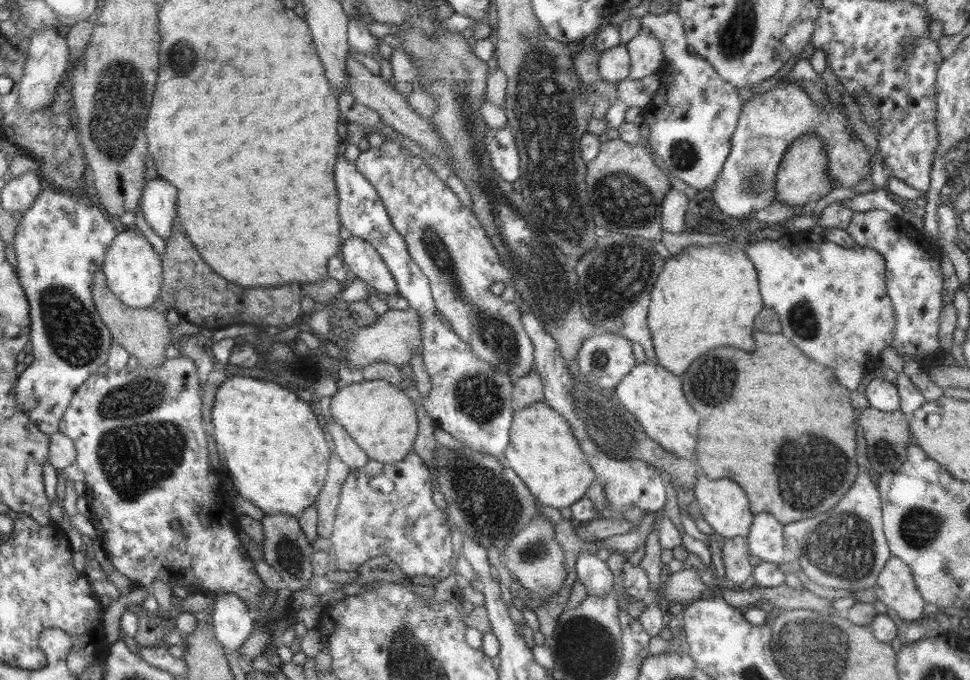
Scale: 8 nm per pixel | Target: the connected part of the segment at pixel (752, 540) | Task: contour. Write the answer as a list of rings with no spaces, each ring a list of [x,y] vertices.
[[[767,512],[755,514],[747,536],[752,556],[772,564],[785,562],[791,557],[785,549],[786,540],[783,524],[775,516]]]

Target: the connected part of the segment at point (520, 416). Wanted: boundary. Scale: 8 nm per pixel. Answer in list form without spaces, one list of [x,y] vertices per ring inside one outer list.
[[[544,398],[530,406],[515,409],[509,443],[504,453],[508,466],[525,482],[539,502],[559,510],[584,497],[596,479],[570,425],[561,414],[547,405]]]

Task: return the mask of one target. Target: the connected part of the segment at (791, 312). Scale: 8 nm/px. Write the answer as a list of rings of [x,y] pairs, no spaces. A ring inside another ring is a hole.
[[[825,237],[818,244],[806,240],[804,252],[798,252],[802,244],[763,239],[747,244],[744,252],[757,270],[759,291],[763,304],[778,313],[781,333],[791,340],[806,356],[834,370],[840,384],[848,390],[856,390],[862,377],[873,373],[881,364],[880,352],[890,348],[895,335],[896,317],[887,293],[884,257],[873,248],[854,246],[851,249],[836,246]]]

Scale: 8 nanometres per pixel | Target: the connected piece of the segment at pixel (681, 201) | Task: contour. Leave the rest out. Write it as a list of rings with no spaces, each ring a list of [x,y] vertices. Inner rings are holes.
[[[670,187],[669,191],[664,195],[661,214],[660,218],[657,219],[657,223],[666,232],[682,234],[682,232],[686,231],[686,228],[684,228],[686,208],[688,208],[688,197],[681,191]]]

